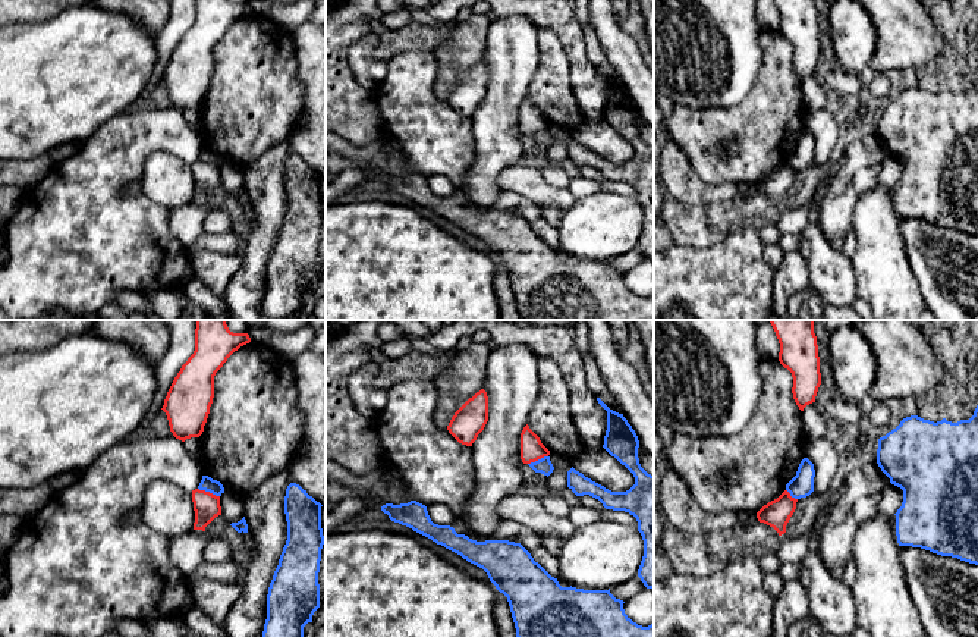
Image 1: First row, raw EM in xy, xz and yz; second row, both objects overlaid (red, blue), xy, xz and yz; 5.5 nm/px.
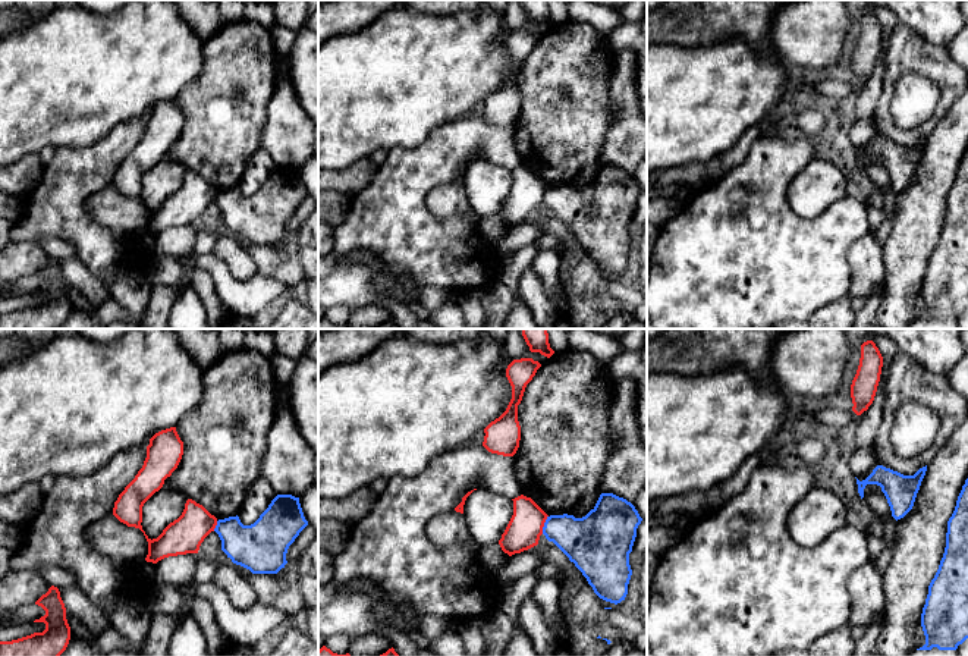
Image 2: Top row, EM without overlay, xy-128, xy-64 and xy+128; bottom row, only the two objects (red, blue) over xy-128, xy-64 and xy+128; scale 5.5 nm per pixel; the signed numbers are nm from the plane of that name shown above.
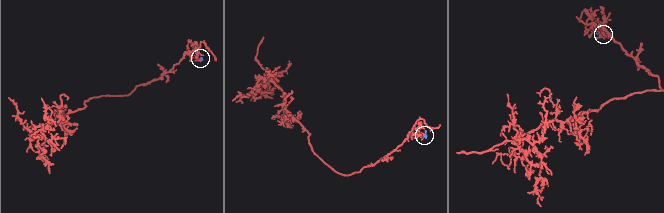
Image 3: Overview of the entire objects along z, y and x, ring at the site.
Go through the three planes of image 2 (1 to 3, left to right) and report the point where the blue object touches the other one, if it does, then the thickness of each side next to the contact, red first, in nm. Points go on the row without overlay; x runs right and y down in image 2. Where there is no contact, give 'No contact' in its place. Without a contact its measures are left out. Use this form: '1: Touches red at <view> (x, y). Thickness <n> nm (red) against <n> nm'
1: Touches red at xy-128 (216, 195). Thickness 200 nm (red) against 240 nm
2: Touches red at xy-64 (543, 195). Thickness 190 nm (red) against 260 nm
3: No contact

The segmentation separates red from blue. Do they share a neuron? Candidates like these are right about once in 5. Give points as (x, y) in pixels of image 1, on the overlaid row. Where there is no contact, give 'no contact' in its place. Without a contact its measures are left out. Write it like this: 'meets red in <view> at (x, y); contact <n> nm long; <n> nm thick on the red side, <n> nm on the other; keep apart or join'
meets red in xy at (208, 492); contact 130 nm long; 140 nm thick on the red side, 80 nm on the other; keep apart

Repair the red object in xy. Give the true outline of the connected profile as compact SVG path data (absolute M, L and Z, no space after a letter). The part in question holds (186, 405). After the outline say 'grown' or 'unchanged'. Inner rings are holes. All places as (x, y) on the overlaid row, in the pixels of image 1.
M196 320L195 351L174 377L161 408L176 439L185 442L202 434L214 398L216 373L235 351L249 342L251 338L248 333L230 332L226 320Z; unchanged

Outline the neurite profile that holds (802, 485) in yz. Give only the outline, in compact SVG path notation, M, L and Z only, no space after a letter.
M804 458L798 467L796 476L786 484L786 490L792 498L806 498L814 492L814 464Z

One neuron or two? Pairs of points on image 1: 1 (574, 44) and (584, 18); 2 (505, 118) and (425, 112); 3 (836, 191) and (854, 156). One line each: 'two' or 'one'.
1: two
2: two
3: one

